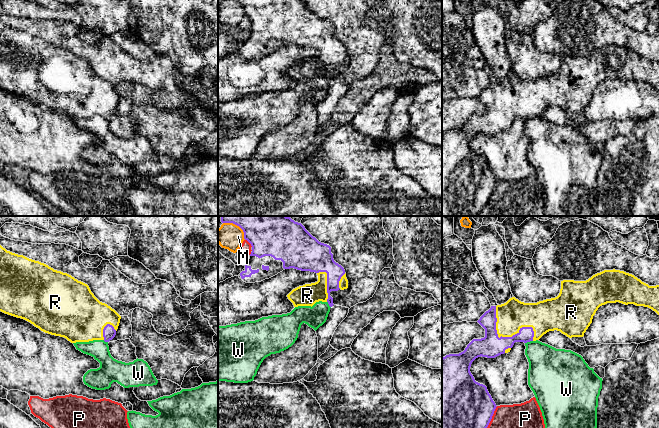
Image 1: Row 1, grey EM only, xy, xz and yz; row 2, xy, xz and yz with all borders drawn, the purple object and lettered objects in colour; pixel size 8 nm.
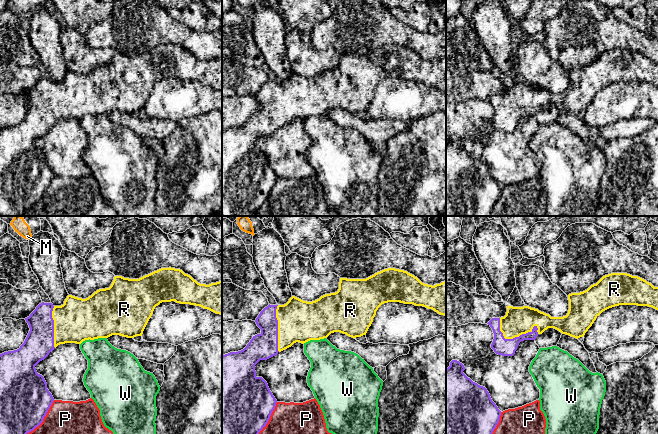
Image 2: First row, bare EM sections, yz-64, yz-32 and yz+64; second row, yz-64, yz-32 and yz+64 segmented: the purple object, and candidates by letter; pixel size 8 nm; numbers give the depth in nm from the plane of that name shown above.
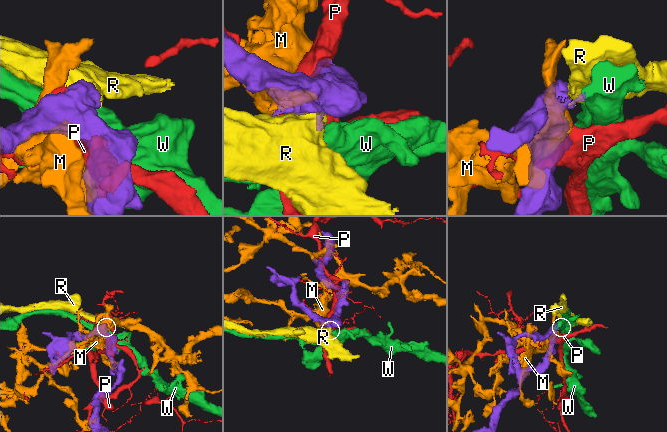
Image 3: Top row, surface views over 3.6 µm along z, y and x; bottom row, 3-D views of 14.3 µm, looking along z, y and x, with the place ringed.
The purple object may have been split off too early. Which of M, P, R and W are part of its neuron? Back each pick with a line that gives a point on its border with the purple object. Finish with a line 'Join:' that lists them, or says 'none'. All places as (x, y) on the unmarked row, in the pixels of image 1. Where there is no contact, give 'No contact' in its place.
R: Touches purple at yz (506, 113)
Join: R

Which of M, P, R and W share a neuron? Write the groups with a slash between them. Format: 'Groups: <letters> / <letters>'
Groups: M / P / R / W

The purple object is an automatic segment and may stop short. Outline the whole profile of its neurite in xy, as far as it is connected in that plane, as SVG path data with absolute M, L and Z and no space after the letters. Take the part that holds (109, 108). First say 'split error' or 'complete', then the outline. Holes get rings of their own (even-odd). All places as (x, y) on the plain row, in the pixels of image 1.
split error; M0 21L0 87L24 95L41 107L66 114L71 119L93 116L112 116L121 92L110 82L100 78L89 62L71 51L54 46L48 41L7 27Z

